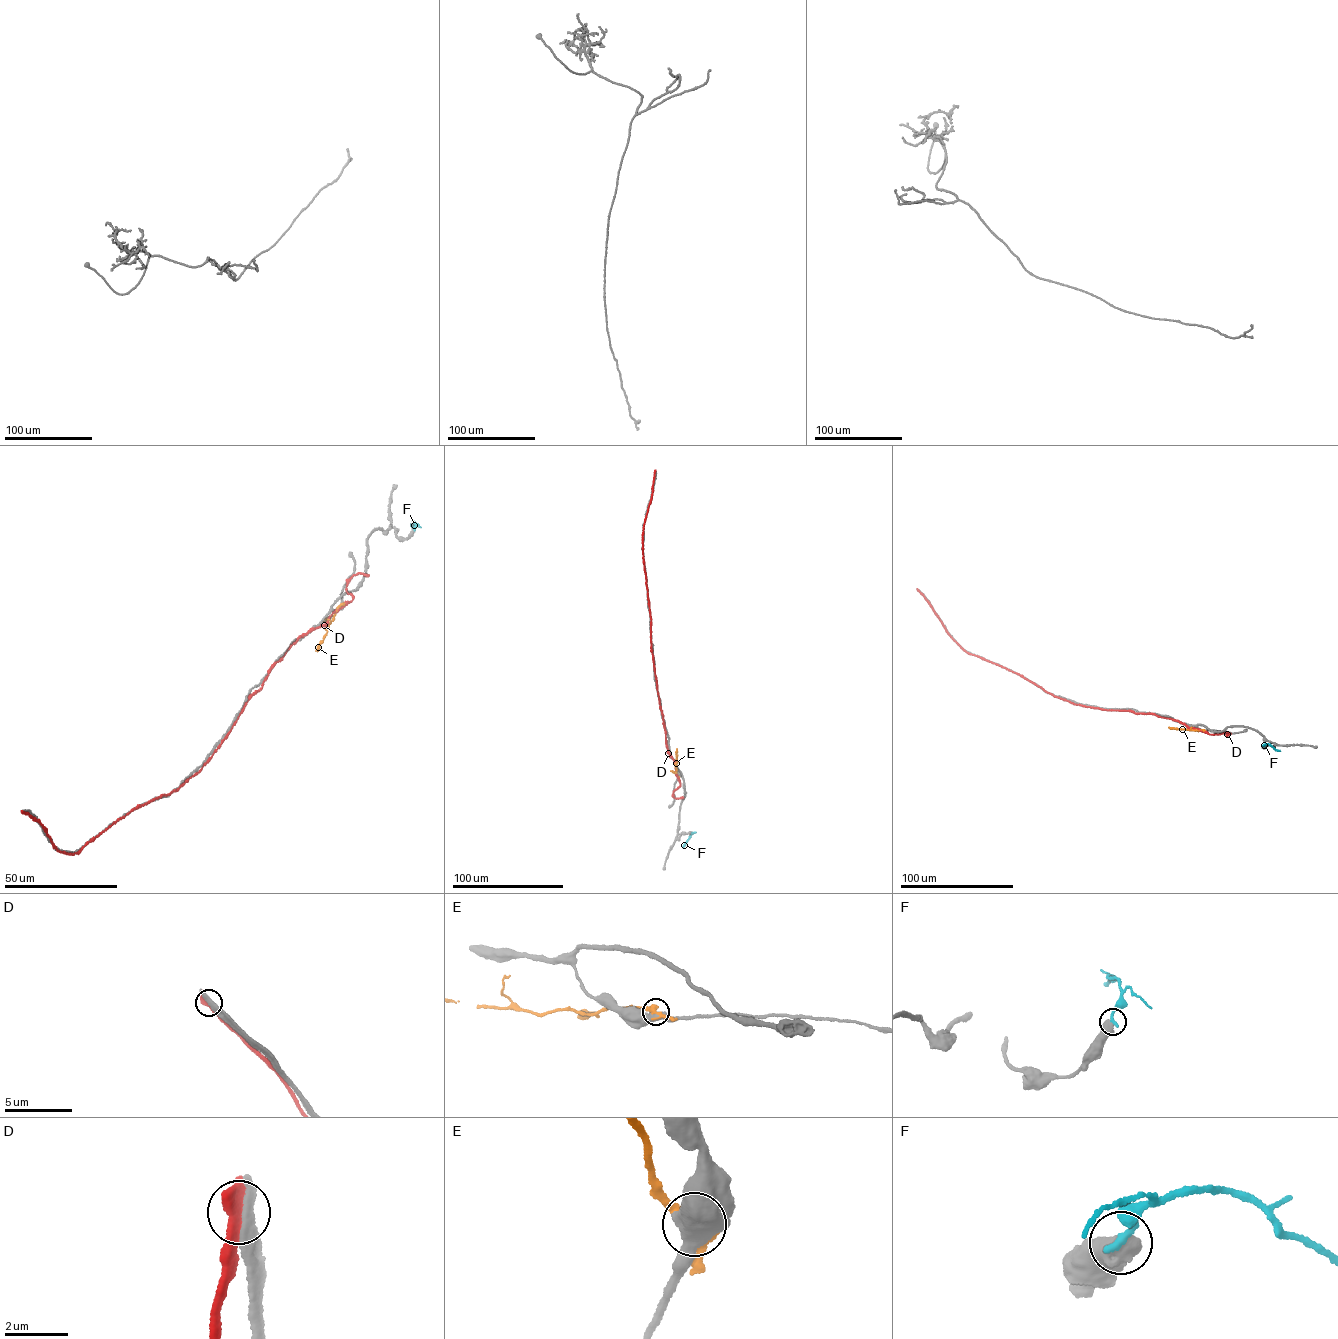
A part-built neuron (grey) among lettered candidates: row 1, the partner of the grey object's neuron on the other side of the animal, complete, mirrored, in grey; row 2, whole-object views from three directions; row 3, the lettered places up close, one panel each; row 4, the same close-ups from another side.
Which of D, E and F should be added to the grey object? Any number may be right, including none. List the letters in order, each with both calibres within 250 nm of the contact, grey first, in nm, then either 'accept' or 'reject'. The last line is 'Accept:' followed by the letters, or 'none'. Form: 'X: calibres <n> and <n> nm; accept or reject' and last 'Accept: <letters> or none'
D: calibres 500 and 500 nm; reject
E: calibres 600 and 340 nm; reject
F: calibres 650 and 260 nm; reject
Accept: none

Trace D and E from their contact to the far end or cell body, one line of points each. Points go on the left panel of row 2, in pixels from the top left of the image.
D: (22, 811), (72, 854), (176, 790), (292, 643), (351, 600), (350, 578), (368, 575)
E: (341, 604), (316, 650)

